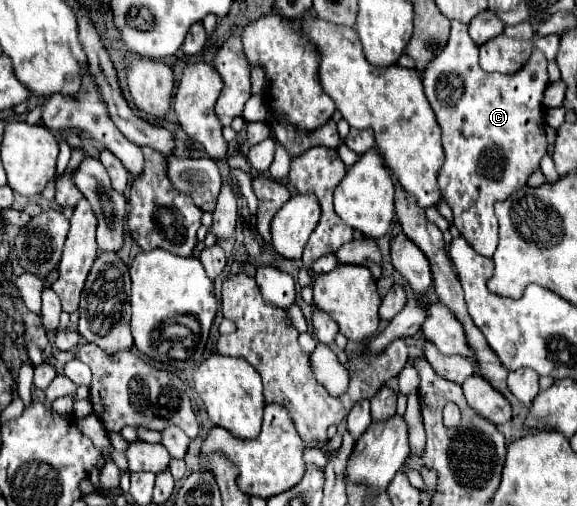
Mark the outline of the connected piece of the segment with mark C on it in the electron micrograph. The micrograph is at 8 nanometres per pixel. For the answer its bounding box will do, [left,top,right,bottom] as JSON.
[421,21,549,257]

